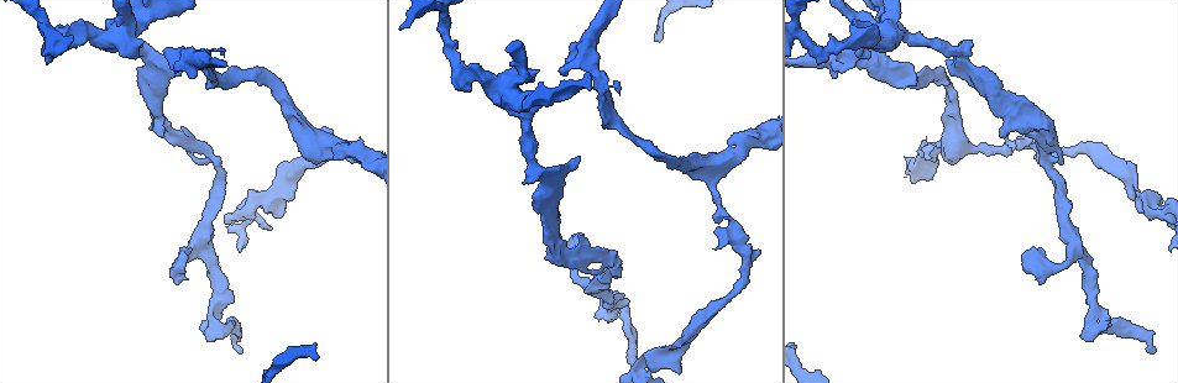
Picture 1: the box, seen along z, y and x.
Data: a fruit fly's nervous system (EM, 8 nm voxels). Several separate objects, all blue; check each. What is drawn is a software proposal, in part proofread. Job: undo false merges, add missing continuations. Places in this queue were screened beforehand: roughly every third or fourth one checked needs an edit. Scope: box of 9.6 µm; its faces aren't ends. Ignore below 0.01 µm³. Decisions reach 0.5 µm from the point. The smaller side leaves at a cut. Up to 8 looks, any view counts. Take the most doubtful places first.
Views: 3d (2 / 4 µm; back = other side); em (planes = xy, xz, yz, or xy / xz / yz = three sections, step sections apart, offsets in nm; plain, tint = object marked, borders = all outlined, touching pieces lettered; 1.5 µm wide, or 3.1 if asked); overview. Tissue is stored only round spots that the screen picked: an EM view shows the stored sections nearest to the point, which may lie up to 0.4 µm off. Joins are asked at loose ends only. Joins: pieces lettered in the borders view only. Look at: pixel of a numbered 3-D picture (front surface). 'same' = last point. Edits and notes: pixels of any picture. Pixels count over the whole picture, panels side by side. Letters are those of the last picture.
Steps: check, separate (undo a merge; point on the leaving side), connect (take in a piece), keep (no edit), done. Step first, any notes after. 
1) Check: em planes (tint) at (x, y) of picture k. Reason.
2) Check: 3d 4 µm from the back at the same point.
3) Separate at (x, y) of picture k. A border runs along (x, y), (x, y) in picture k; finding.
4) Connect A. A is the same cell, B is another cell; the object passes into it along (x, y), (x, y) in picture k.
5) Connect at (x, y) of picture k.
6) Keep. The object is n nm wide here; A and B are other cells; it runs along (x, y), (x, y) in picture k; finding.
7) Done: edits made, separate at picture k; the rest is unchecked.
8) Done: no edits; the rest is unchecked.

Check: em xy step 8 (tint) at (242, 352) of picture 1. End of a long branch.

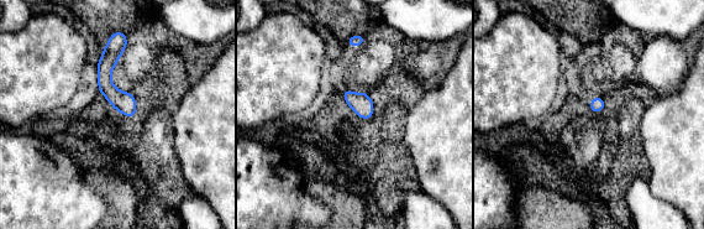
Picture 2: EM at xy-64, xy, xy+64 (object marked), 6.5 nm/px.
Check: em planes (borders) at the same point.

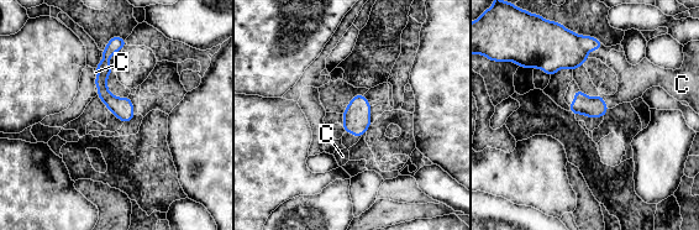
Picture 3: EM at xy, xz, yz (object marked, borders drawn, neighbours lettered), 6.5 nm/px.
Connect at (342, 156) of picture 3. The object is 130 nm wide here; C is the same cell; it goes on there.

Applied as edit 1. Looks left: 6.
Check: overview. Redraw.

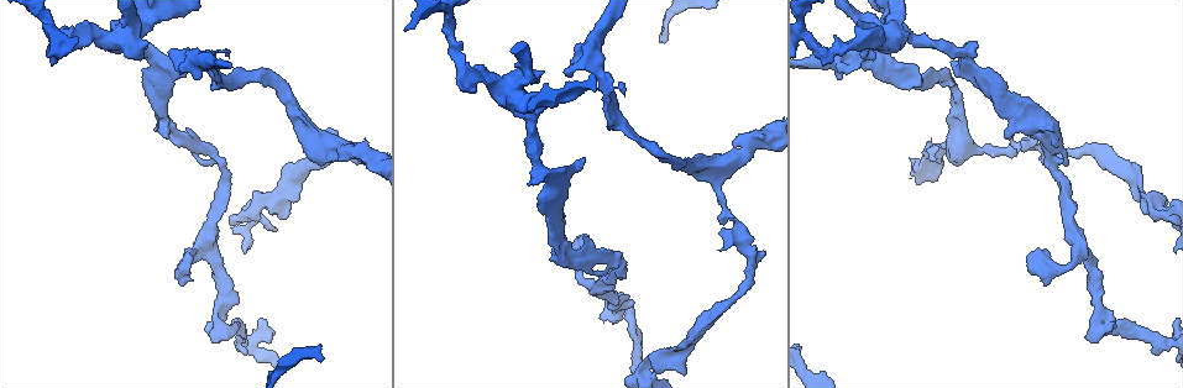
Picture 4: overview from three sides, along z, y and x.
Check: 3d 4 µm at (127, 55) of picture 4. An open end.

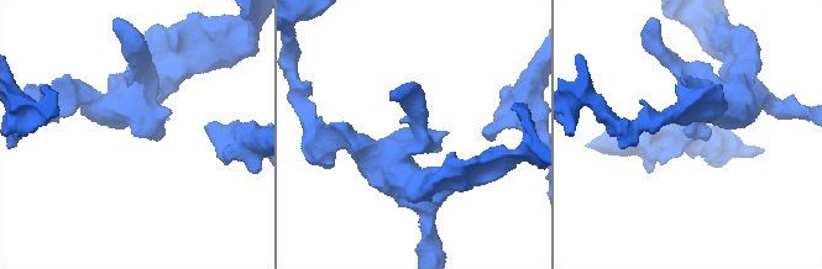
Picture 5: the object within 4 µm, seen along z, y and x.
Check: em xz step 4 (tint) at (687, 136) of picture 5. Need the tissue.

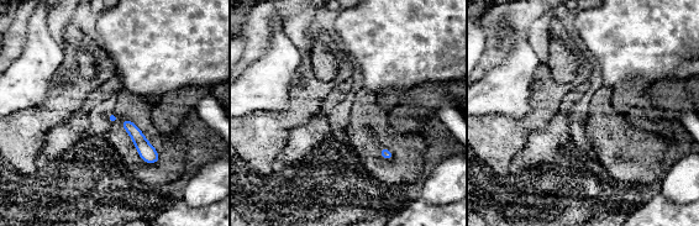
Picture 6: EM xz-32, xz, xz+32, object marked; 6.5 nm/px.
Check: em planes (borders) at the same point.

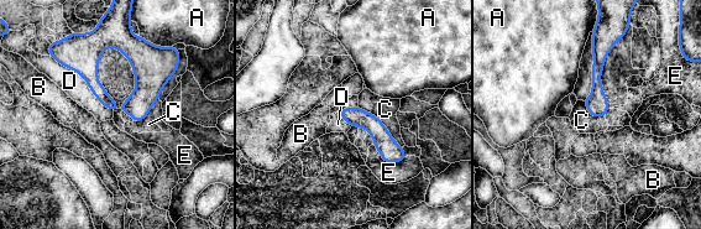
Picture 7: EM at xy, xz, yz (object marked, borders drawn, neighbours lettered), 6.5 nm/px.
Keep. A, B, C, D and E are other cells; it runs along (66, 61), (120, 42), (172, 66) in picture 7; no lettered piece goes on from it.

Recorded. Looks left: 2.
Check: 3d 2 µm at (223, 336) of picture 4. Sharp bend.

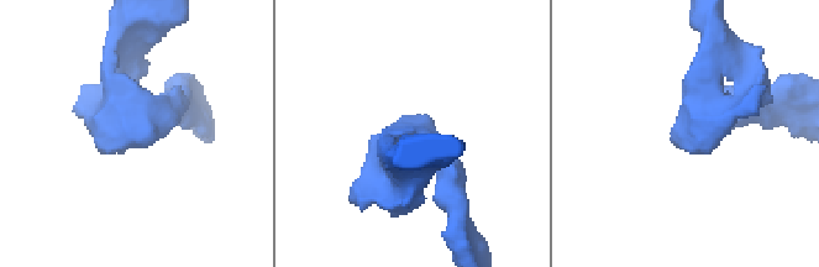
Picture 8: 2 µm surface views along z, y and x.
Check: em planes (borders) at (693, 131) of picture 8. The arms are 180, 190 nm wide; shape alone is not enough.

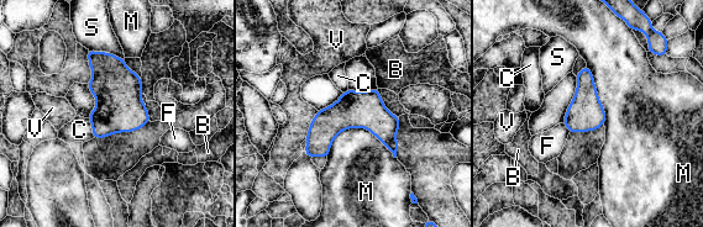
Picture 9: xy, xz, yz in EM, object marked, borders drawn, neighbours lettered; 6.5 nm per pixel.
Keep. B, C, F, M, S and V are other cells; all the same cell.

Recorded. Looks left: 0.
Done: edits made, connect at picture 3; the rest is unchecked.

